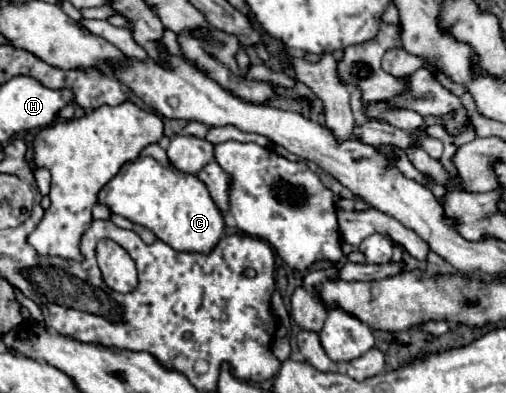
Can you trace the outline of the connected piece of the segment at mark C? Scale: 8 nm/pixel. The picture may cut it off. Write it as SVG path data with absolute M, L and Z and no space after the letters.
M148 145L136 161L126 163L118 175L100 189L98 203L106 205L112 213L150 229L160 241L176 251L208 253L224 233L222 213L214 205L204 183L200 183L196 175L178 171L160 145Z

